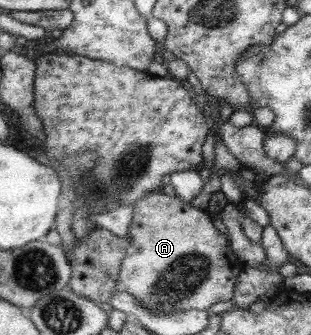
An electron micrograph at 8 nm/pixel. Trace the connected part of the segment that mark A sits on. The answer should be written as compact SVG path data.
M159 189L146 193L132 205L134 215L128 232L132 241L122 259L118 278L128 293L140 299L147 310L165 314L180 310L207 311L213 304L227 302L232 298L237 278L245 264L235 255L226 236L214 227L206 210L166 195Z

